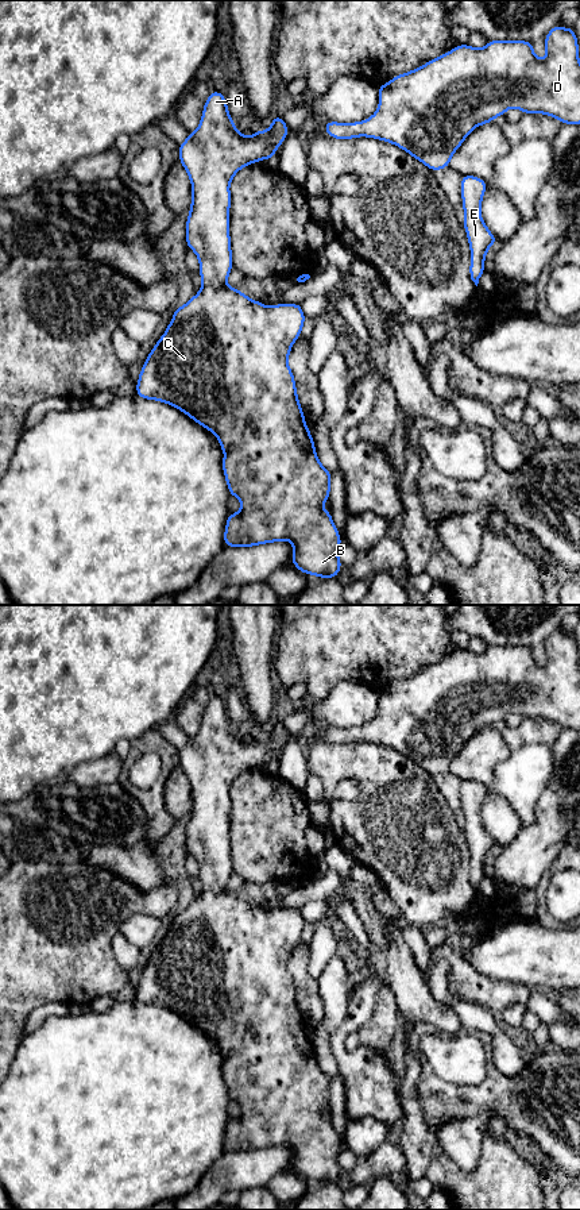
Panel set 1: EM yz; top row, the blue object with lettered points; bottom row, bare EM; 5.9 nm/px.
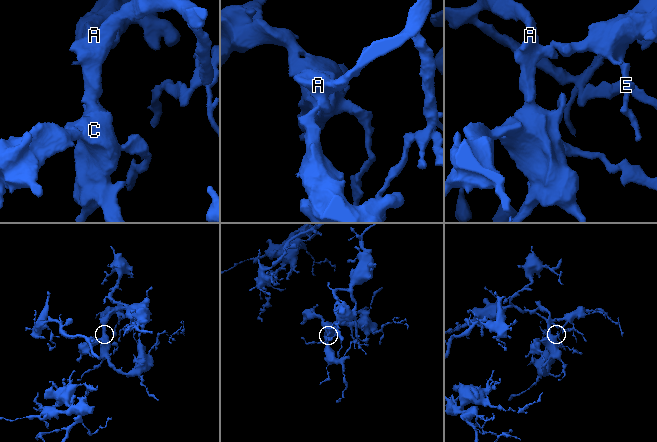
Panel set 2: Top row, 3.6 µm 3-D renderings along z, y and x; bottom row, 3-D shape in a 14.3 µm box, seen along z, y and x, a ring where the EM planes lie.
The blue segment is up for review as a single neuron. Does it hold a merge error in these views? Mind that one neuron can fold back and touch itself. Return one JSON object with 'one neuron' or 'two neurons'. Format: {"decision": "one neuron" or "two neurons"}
{"decision": "one neuron"}

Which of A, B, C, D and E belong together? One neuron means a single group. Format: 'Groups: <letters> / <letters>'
Groups: A B C D E

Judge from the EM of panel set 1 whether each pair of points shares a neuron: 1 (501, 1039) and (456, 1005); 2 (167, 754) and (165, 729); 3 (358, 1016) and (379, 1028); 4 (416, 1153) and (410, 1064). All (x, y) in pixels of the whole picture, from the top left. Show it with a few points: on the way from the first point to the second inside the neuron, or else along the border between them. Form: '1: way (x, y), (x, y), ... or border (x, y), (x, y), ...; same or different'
1: way (490, 1028), (479, 1017), (467, 1012); same
2: border (157, 727), (178, 751); different
3: border (378, 990), (372, 1014), (356, 1031); different
4: way (414, 1132), (410, 1086); same

